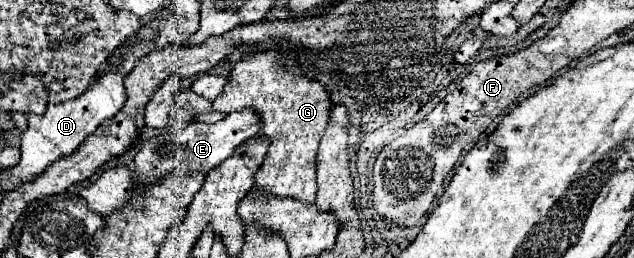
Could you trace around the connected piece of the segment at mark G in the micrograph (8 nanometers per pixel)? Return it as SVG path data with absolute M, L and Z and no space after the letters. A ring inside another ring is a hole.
M280 50L254 52L244 56L232 70L222 96L212 102L216 112L236 112L244 108L254 108L260 118L260 136L268 138L268 152L264 166L260 166L254 192L270 194L276 198L294 198L306 204L316 200L316 150L324 135L332 102L322 84L306 78L304 74L294 74L282 70Z

